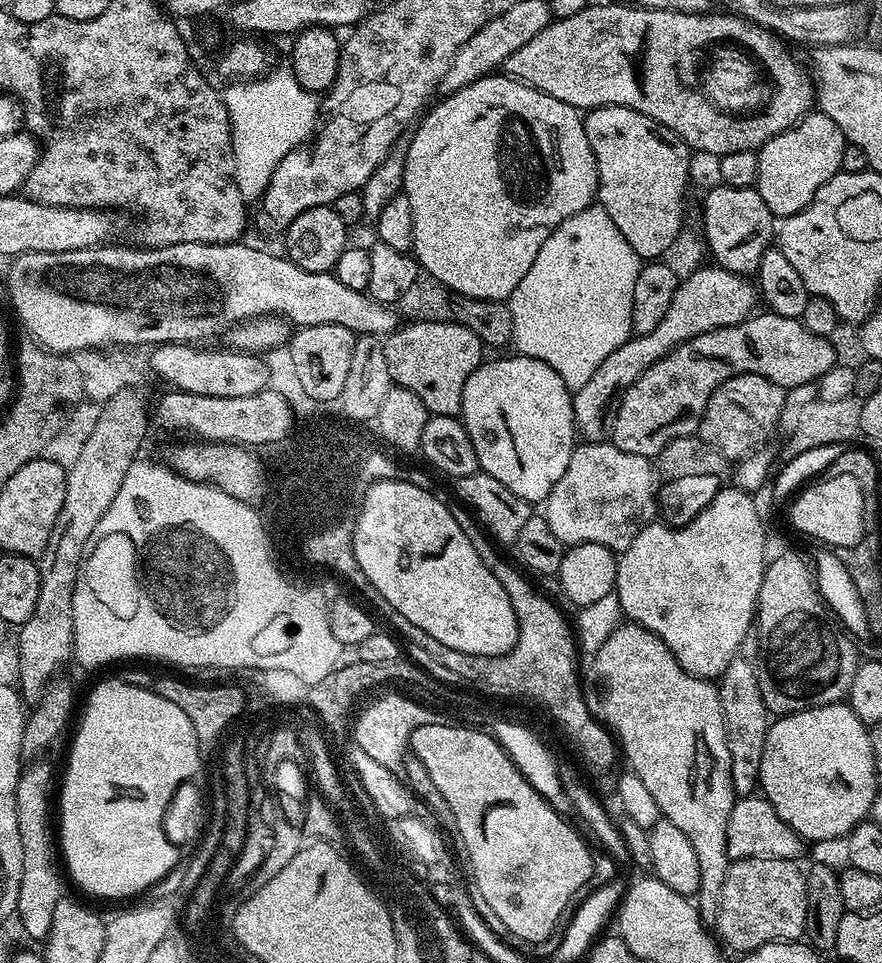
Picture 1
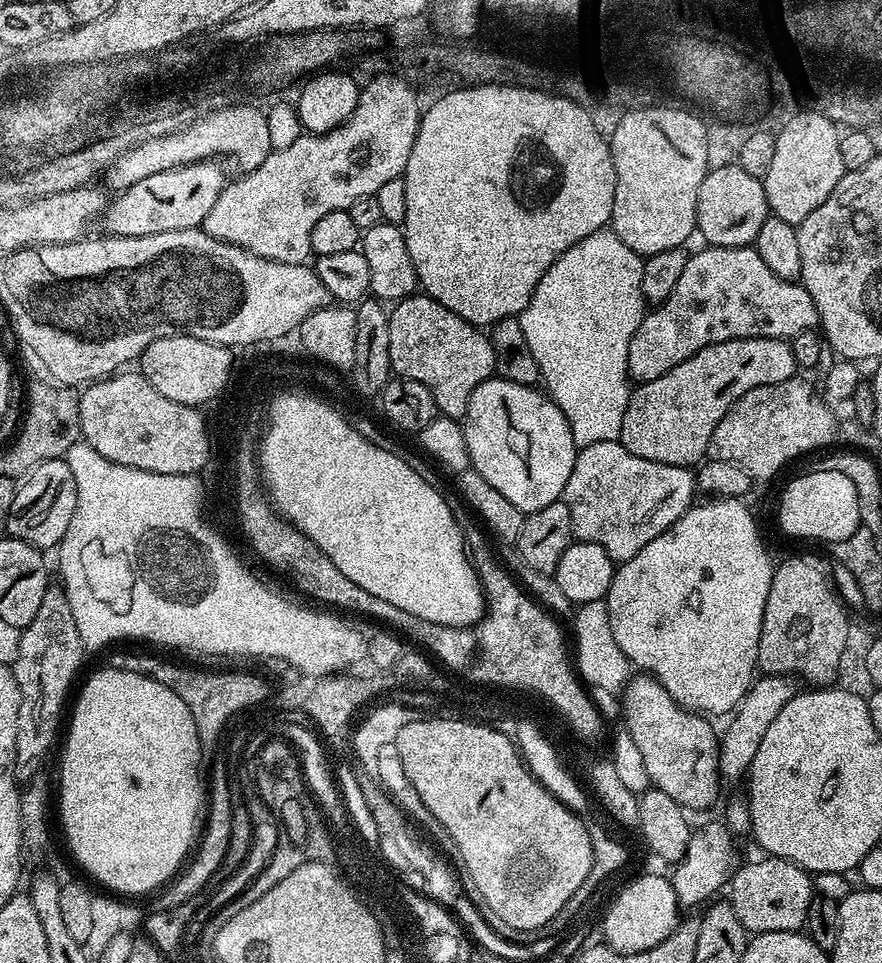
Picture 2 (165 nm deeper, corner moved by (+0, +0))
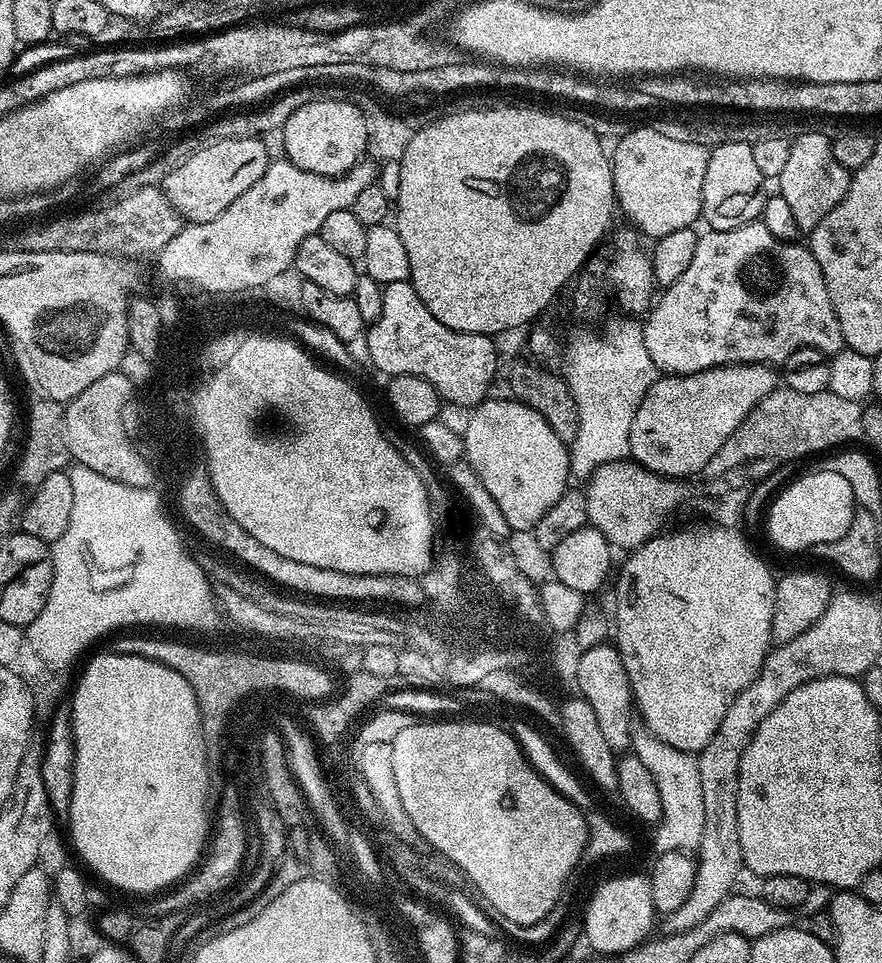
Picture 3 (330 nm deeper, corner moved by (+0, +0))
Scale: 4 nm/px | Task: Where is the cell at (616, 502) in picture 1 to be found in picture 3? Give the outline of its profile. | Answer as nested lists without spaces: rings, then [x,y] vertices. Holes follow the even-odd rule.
[[[631,459],[604,464],[586,482],[588,524],[599,530],[613,549],[640,548],[665,527],[668,515],[683,502],[684,484],[683,479],[660,476]]]

